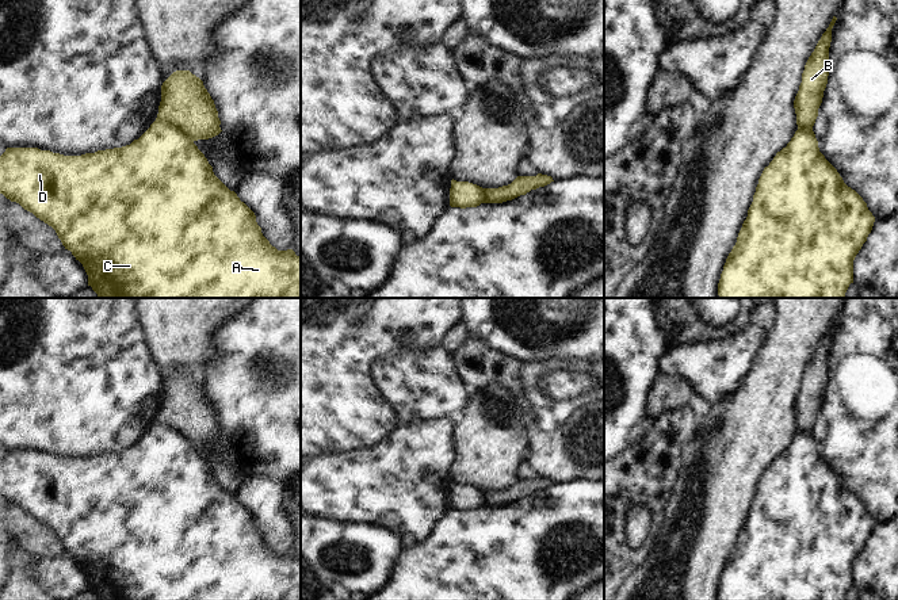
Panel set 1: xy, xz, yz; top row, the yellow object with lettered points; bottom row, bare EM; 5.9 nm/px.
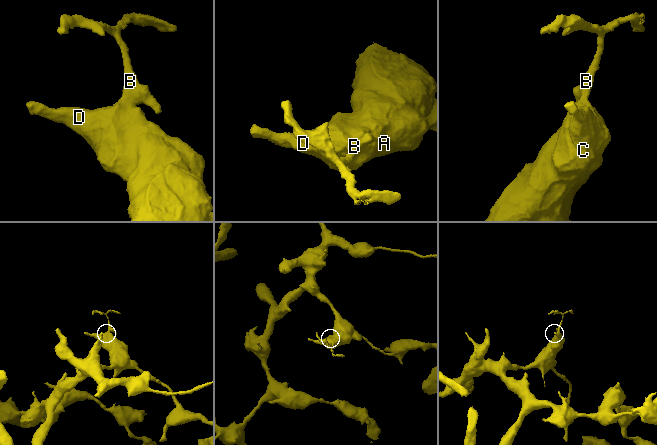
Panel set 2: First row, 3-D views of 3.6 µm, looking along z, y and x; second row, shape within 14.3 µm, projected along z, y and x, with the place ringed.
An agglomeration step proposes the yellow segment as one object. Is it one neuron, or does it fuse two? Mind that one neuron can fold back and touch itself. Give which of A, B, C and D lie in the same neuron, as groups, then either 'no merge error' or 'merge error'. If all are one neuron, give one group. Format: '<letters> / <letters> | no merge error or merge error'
A C D / B | merge error

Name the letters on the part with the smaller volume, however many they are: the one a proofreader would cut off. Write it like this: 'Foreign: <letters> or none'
Foreign: B

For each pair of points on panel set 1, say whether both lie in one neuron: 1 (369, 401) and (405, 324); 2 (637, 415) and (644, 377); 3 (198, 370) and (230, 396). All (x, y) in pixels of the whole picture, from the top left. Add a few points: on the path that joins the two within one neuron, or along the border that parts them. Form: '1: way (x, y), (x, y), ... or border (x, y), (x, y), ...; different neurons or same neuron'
1: way (362, 381), (362, 362), (385, 339); same neuron
2: way (637, 405), (637, 386); same neuron
3: border (214, 344), (218, 360), (202, 383); different neurons

